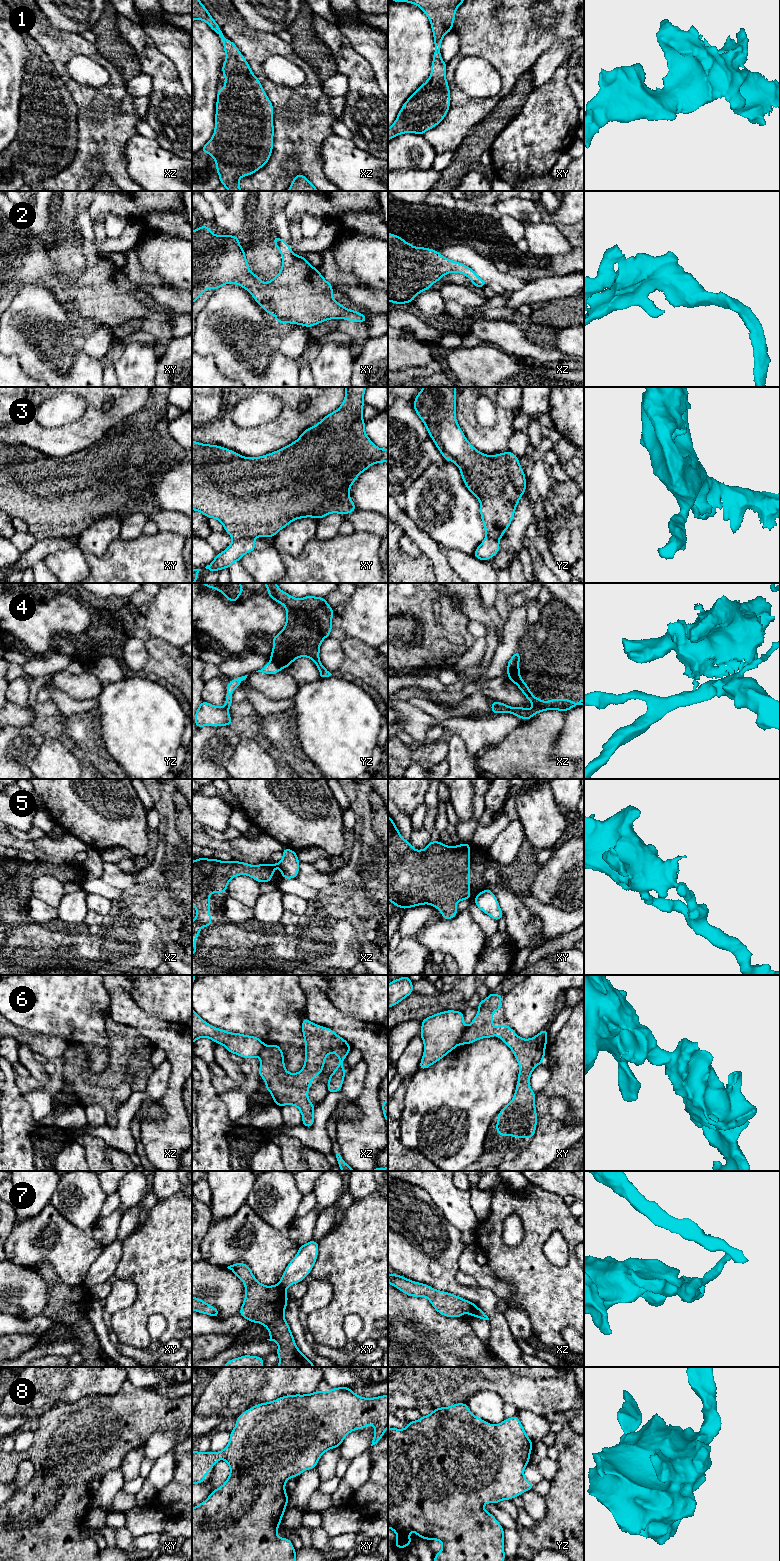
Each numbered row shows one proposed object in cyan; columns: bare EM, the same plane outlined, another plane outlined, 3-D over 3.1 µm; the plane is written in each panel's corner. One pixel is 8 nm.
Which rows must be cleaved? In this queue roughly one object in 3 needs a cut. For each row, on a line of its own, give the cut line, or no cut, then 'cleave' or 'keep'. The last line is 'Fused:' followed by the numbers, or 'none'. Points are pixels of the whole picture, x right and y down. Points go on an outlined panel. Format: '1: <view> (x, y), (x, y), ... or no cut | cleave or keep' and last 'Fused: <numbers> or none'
1: no cut | keep
2: no cut | keep
3: xy (252, 537), (240, 537), (233, 540) | cleave
4: yz (271, 660), (281, 668) | cleave
5: xz (277, 863), (279, 866) | cleave
6: xy (466, 1028), (457, 1044) | cleave
7: xz (479, 1309), (475, 1315) | cleave
8: no cut | keep
Fused: 3, 4, 5, 6, 7

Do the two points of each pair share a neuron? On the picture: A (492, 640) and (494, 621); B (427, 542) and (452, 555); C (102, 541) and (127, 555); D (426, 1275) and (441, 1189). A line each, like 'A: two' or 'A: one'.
A: two
B: two
C: two
D: two

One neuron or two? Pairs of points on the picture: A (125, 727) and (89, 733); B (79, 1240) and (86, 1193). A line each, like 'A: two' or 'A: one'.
A: two
B: two

